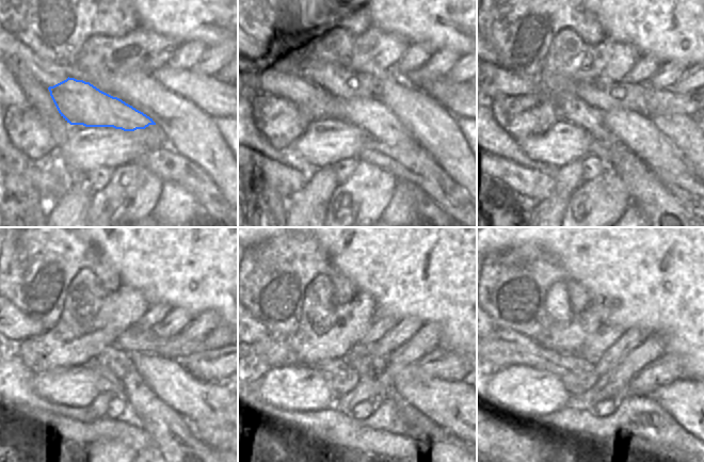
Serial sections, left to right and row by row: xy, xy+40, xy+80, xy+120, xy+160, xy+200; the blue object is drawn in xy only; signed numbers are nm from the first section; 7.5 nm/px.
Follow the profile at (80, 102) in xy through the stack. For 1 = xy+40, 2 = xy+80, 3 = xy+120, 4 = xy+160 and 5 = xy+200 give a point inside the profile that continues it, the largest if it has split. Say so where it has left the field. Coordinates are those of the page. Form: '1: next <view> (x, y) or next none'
1: next xy+40 (314, 100)
2: next xy+80 (639, 134)
3: next xy+120 (214, 403)
4: next xy+160 (454, 405)
5: next xy+200 (693, 404)

